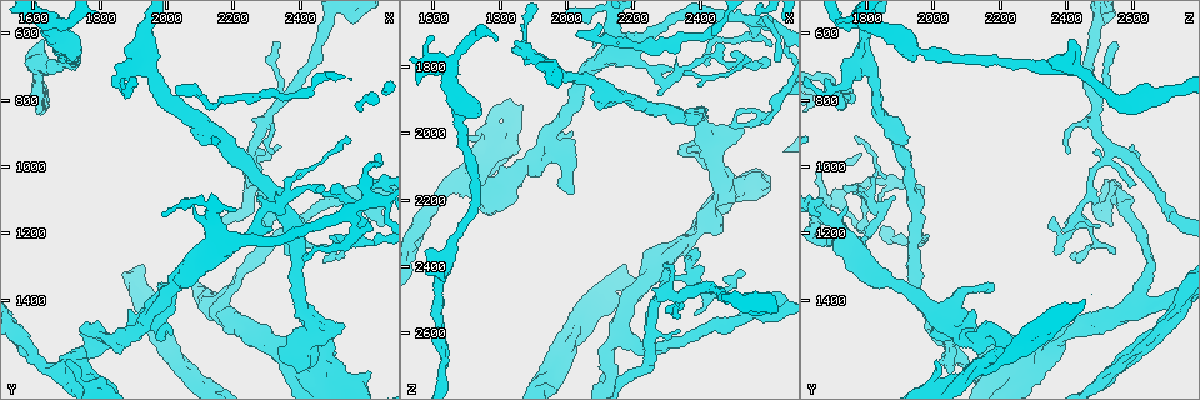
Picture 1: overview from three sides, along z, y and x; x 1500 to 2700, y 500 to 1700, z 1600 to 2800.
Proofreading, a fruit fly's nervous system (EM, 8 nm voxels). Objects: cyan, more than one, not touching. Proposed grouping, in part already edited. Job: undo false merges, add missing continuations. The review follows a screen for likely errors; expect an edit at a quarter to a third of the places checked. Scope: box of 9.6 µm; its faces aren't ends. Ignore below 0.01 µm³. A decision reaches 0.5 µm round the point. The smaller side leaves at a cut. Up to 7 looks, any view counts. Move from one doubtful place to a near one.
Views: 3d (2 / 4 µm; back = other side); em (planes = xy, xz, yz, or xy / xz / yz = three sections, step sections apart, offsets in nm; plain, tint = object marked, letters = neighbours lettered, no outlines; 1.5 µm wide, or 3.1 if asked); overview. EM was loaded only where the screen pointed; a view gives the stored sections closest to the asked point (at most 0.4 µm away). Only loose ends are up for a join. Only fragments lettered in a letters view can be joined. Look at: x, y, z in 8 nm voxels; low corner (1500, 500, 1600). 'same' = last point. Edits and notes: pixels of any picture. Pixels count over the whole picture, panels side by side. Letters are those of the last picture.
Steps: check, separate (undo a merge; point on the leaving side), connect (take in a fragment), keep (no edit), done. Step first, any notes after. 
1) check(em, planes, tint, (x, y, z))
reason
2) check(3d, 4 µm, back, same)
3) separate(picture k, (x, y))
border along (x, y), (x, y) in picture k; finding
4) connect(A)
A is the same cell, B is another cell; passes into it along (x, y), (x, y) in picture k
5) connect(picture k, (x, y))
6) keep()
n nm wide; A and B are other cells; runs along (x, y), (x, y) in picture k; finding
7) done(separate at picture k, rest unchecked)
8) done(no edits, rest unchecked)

check(em, planes, letters, (1640, 630, 2410))
free end

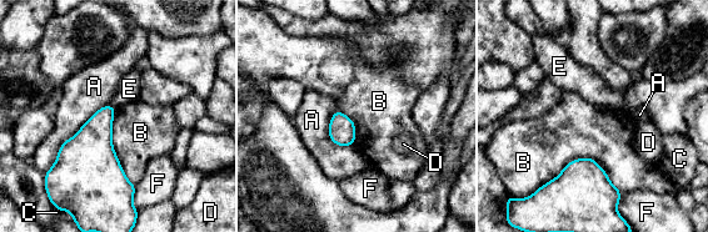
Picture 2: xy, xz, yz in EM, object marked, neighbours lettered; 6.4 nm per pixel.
keep()
A touches over 550 nm; A, B, C, D, E and F are other cells; border along (542, 186), (593, 159), (621, 192) in picture 2; none of them fits

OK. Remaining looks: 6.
check(3d, 2 µm, (2010, 1350, 2180))
free end

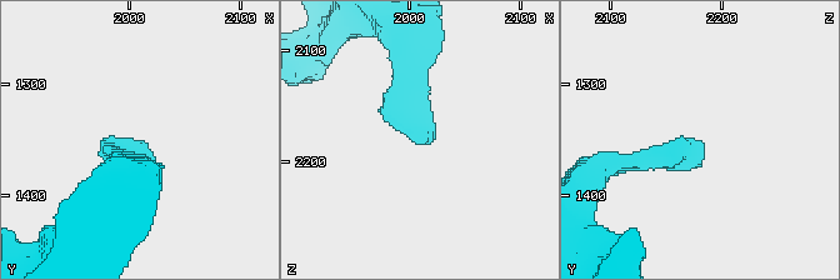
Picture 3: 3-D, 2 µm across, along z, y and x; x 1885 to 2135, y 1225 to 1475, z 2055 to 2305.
check(em, planes, letters, (2012, 1354, 2184))
need the tissue

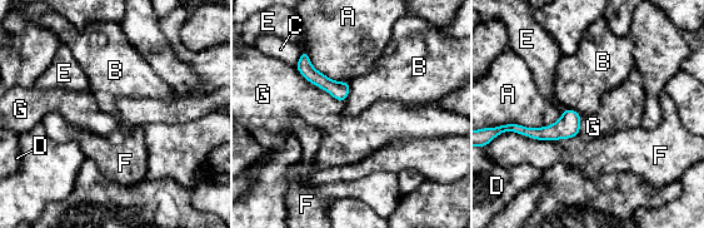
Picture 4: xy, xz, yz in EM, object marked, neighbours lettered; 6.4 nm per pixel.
keep()
A, B, C, D, E, F and G are other cells; border along (295, 65), (308, 80), (343, 102) in picture 4; none of them fits

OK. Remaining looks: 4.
check(em, planes, letters, (2430, 1240, 2500))
abrupt turn

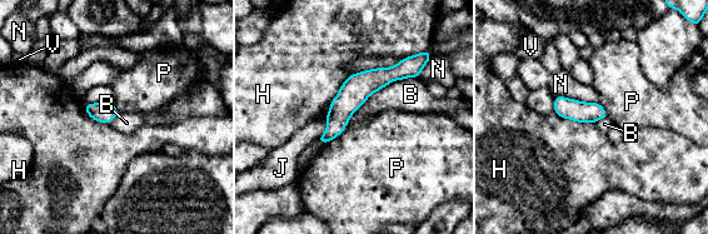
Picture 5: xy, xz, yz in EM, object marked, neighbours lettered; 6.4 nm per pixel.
keep()
130 nm wide; B touches over 600 nm; B, H, J, N, P and V are other cells; all the same neuron

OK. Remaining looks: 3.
done(no edits, rest unchecked)

